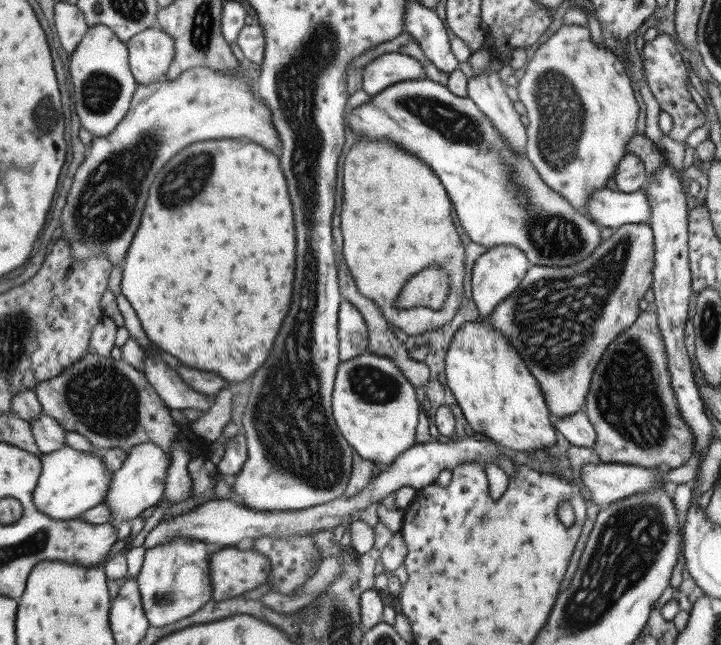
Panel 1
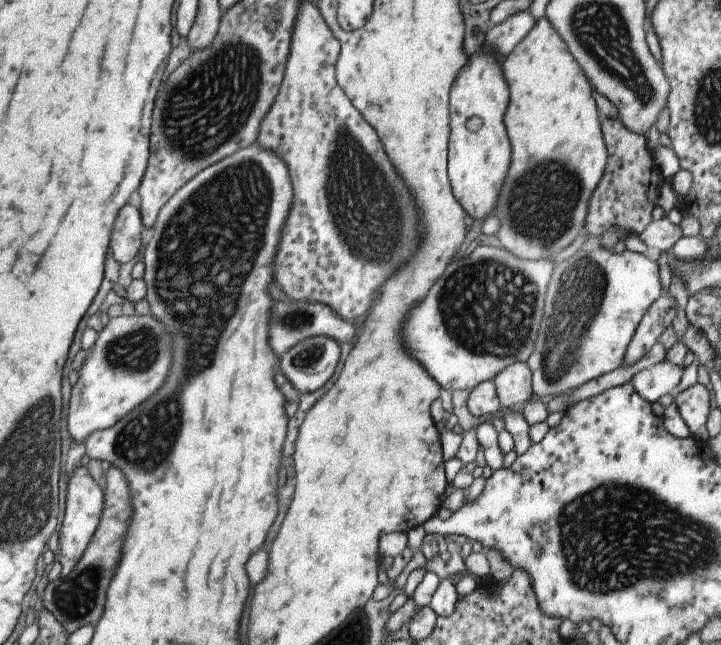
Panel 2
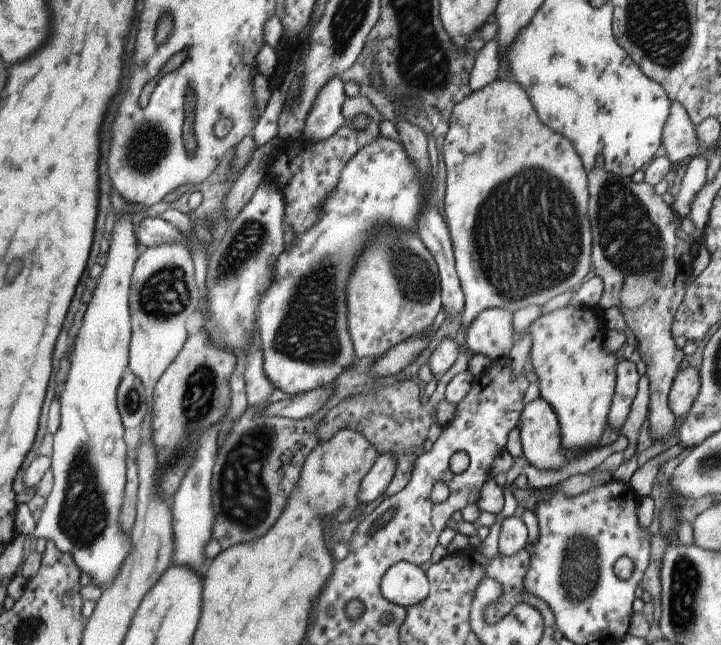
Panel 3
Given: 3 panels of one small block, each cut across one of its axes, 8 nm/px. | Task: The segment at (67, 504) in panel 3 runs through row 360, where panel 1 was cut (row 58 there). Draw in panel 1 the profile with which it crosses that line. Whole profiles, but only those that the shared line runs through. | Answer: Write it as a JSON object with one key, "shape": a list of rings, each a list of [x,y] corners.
{"shape":[[[103,25],[89,27],[69,56],[69,72],[73,83],[73,106],[80,126],[93,137],[108,135],[128,109],[136,86],[128,65],[126,43],[121,43]]]}

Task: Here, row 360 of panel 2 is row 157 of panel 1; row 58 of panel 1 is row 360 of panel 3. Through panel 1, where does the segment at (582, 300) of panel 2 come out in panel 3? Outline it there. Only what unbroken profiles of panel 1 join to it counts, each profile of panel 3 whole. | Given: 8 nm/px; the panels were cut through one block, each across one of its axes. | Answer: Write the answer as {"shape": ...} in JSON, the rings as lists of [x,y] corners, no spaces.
{"shape":[[[566,306],[557,308],[538,317],[527,331],[531,336],[529,358],[531,366],[539,381],[539,397],[545,400],[556,414],[559,424],[559,442],[563,450],[586,452],[597,446],[598,440],[606,427],[607,414],[611,405],[615,385],[615,364],[617,358],[611,352],[601,348],[606,324],[601,312],[597,314],[594,307],[573,308]]]}

